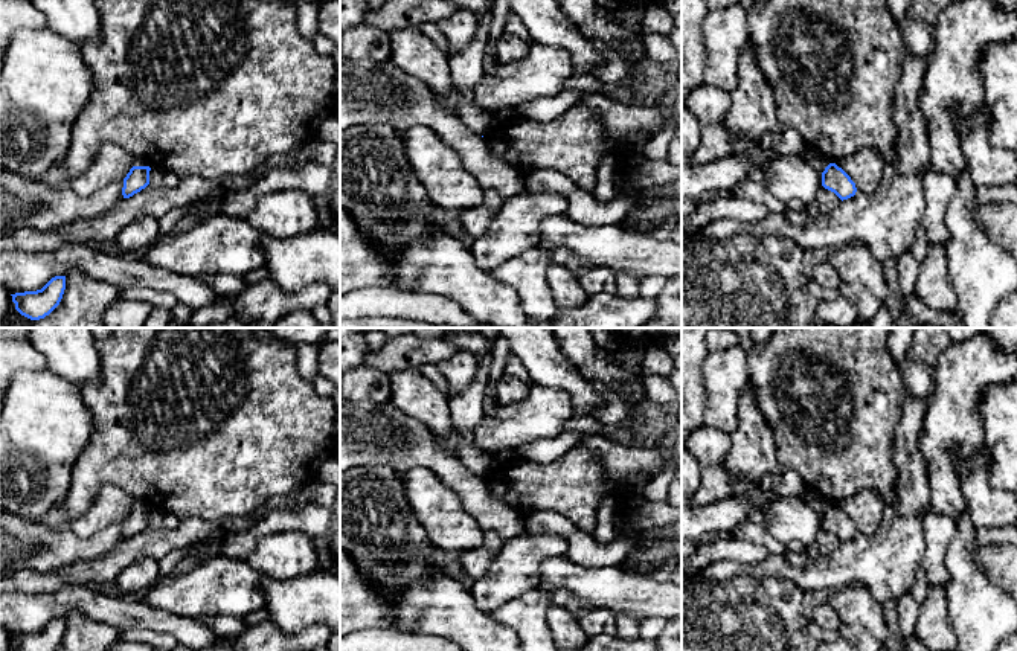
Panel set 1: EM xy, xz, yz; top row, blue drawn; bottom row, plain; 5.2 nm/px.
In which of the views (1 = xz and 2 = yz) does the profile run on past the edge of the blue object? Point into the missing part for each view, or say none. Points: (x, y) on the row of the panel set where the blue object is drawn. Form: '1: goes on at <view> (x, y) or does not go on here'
1: does not go on here
2: does not go on here

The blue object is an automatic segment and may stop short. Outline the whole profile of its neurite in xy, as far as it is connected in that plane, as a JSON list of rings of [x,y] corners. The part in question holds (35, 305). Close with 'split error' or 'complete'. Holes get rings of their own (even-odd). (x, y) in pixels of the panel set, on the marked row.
[[[66,276],[52,277],[41,290],[15,293],[12,302],[15,309],[30,319],[40,320],[49,316],[61,302],[66,290]]] | complete

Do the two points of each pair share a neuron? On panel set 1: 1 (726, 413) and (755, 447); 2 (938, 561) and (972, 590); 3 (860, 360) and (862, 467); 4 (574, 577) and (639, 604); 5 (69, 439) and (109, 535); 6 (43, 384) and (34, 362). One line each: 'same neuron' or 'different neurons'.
1: different neurons
2: different neurons
3: same neuron
4: same neuron
5: different neurons
6: different neurons

